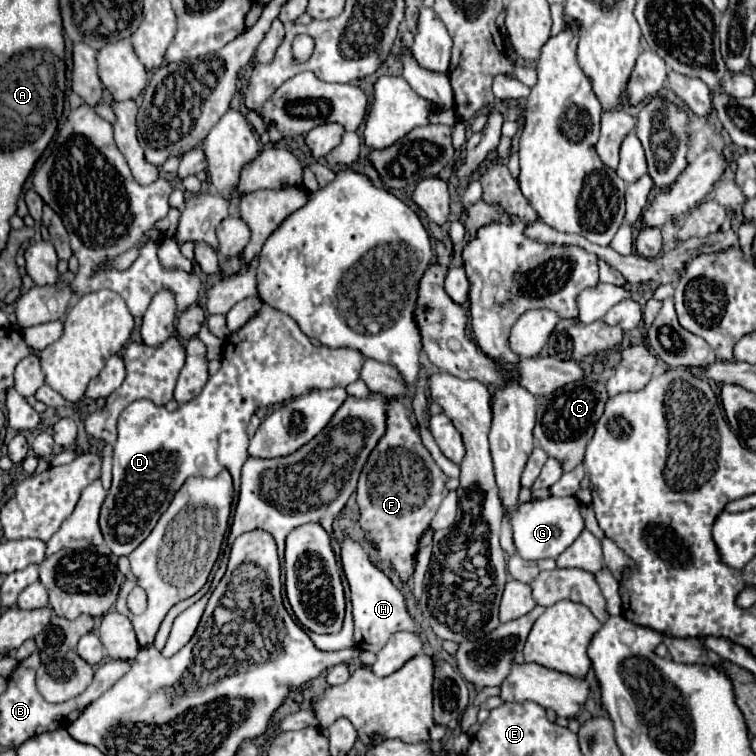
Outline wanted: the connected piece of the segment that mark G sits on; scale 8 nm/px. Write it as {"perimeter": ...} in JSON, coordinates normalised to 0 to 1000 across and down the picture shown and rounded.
{"perimeter":[[[728,656],[722,661],[701,661],[696,667],[688,667],[683,683],[677,685],[677,701],[680,701],[683,728],[693,741],[738,738],[772,701],[767,664],[762,661],[762,656],[749,656],[749,659]]]}

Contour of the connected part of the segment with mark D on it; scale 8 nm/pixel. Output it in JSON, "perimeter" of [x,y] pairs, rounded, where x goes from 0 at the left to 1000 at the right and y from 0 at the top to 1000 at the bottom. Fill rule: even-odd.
{"perimeter":[[[349,402],[344,413],[315,439],[304,442],[296,455],[296,471],[294,471],[294,487],[278,497],[270,516],[251,532],[241,534],[235,542],[222,545],[217,537],[206,537],[198,529],[183,529],[175,532],[156,553],[156,585],[151,587],[151,603],[148,603],[148,646],[135,667],[132,677],[132,698],[138,706],[140,722],[153,735],[169,735],[175,728],[180,728],[188,714],[201,704],[209,685],[220,677],[225,669],[225,661],[235,651],[235,646],[243,640],[249,630],[272,624],[275,630],[288,630],[288,624],[302,622],[310,632],[310,640],[315,643],[317,619],[328,608],[328,577],[325,563],[331,550],[344,537],[360,537],[368,532],[386,529],[392,524],[402,524],[413,516],[434,516],[434,513],[458,513],[460,508],[471,505],[476,500],[481,471],[471,463],[460,460],[431,460],[423,455],[415,455],[397,434],[394,429],[368,413],[365,407]]]}

